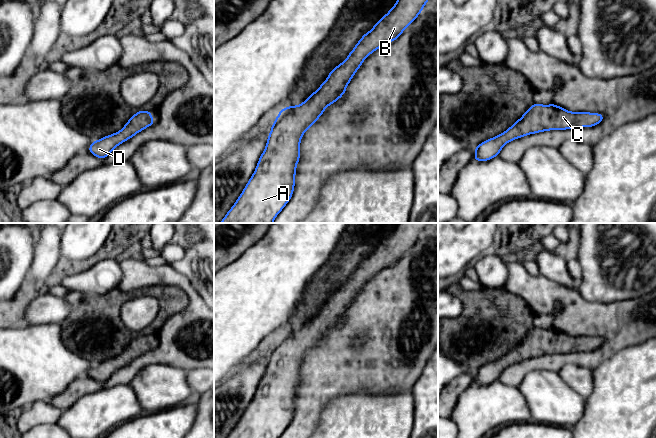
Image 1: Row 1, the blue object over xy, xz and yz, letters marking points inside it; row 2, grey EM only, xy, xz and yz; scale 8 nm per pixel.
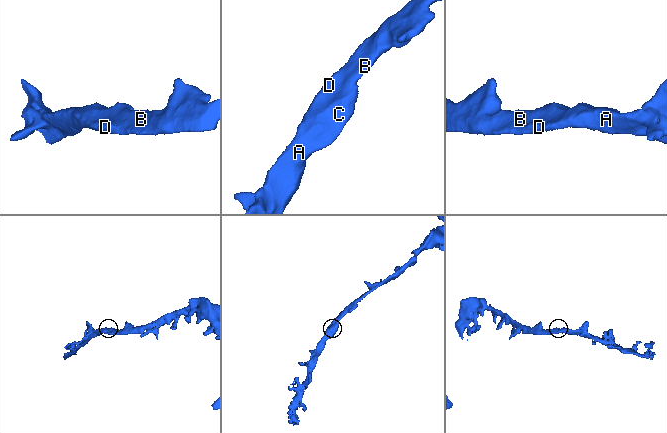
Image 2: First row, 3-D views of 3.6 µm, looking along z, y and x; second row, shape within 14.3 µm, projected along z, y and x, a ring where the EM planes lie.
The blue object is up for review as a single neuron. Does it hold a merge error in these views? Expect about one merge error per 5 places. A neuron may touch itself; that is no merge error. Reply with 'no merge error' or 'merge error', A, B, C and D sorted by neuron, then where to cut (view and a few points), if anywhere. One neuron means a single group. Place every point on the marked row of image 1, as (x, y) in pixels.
no merge error | A B C D | no cut

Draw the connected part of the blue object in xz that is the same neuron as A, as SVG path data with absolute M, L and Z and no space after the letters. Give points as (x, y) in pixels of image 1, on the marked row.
M397 0L395 5L374 27L365 33L347 59L331 70L327 79L303 103L283 108L271 126L266 147L256 169L235 204L220 223L273 223L291 199L295 186L296 166L300 159L300 141L324 110L344 95L365 58L387 43L396 40L420 14L429 0Z

